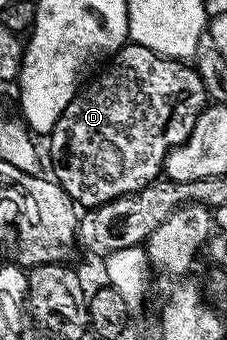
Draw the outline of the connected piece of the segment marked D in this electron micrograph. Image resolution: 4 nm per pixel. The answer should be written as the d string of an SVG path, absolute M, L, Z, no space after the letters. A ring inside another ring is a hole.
M130 41L128 44L122 46L112 58L108 59L104 69L105 68L106 70L103 71L101 75L98 73L88 85L77 91L76 96L71 100L71 104L67 104L67 108L63 108L63 116L59 116L53 133L48 135L47 138L47 142L49 142L49 154L53 157L52 177L65 189L67 196L73 199L74 203L81 208L102 206L111 200L121 198L124 194L139 192L144 186L151 186L154 182L158 181L163 174L165 158L175 147L183 145L188 137L191 136L195 122L199 120L201 111L204 110L207 105L207 95L203 80L198 76L196 69L194 69L188 61L165 58L161 54L151 52L151 48L143 48L138 42Z

